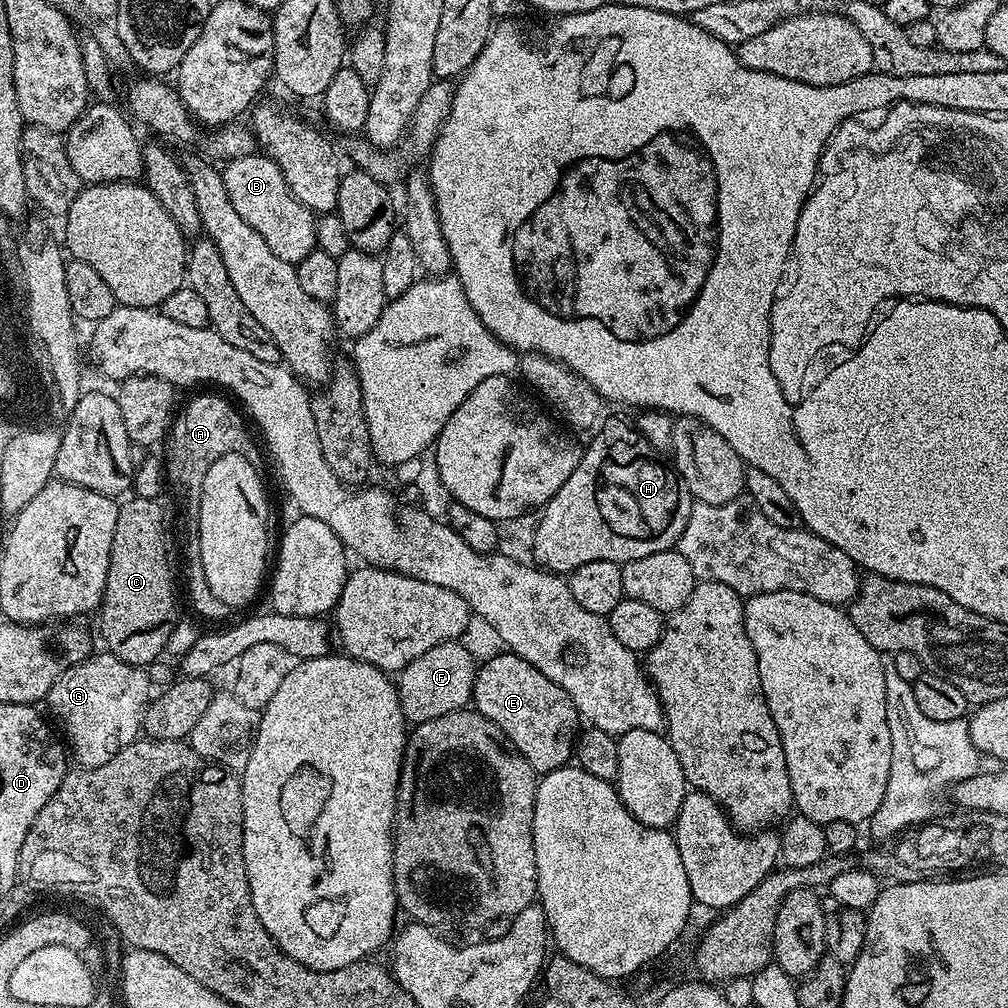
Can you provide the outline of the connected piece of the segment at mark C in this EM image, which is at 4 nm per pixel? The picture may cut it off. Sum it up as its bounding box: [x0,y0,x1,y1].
[98,495,178,666]

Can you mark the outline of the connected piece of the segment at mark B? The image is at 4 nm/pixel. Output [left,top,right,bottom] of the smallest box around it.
[222,154,316,264]

